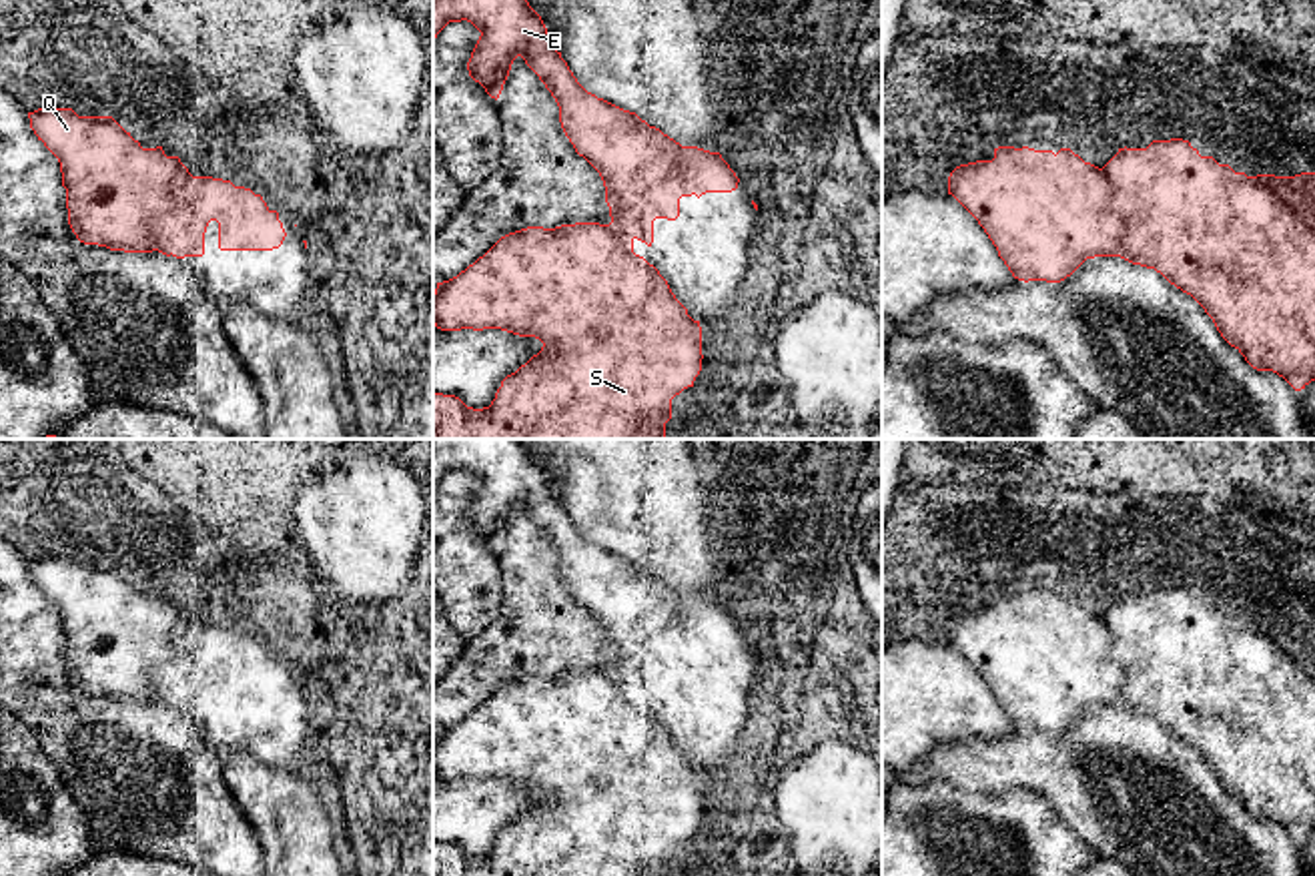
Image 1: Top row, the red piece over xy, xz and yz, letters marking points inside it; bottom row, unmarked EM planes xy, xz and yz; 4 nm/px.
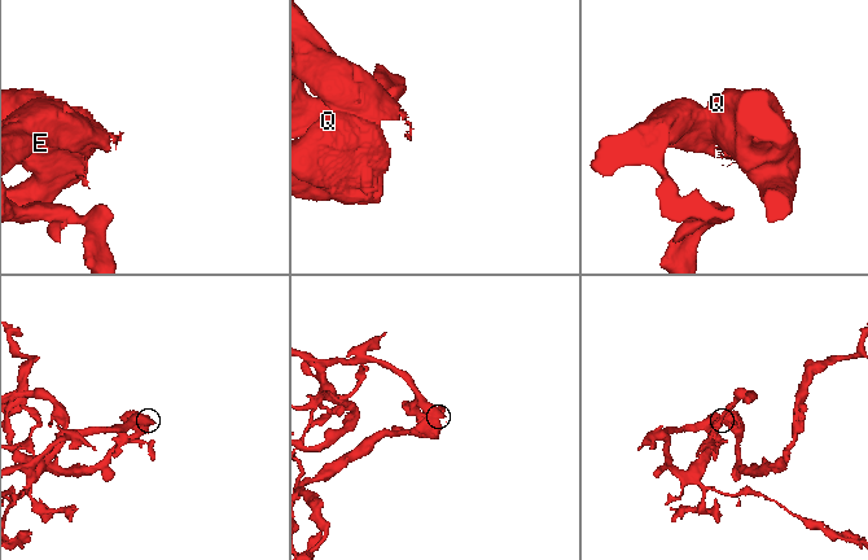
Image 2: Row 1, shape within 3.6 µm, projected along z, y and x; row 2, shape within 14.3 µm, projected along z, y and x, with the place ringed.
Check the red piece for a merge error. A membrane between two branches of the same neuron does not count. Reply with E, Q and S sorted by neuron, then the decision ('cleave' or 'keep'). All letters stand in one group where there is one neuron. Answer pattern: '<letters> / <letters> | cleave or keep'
E / Q S | cleave

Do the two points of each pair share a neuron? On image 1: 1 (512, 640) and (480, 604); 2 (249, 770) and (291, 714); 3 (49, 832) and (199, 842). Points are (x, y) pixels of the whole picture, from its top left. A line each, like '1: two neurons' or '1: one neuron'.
1: two neurons
2: two neurons
3: two neurons

